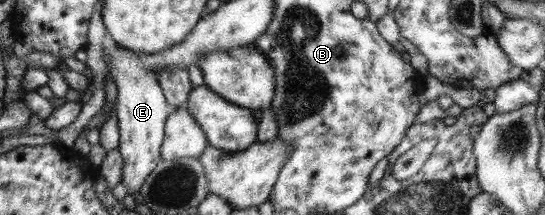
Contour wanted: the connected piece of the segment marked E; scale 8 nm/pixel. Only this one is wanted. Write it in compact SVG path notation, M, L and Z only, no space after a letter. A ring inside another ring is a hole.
M118 44L116 51L118 52L110 56L110 75L117 91L114 104L119 131L117 149L123 163L120 182L126 186L126 194L134 196L139 193L146 176L161 160L159 152L164 135L164 122L173 109L164 99L154 72L146 70L140 62L141 56L121 48Z

